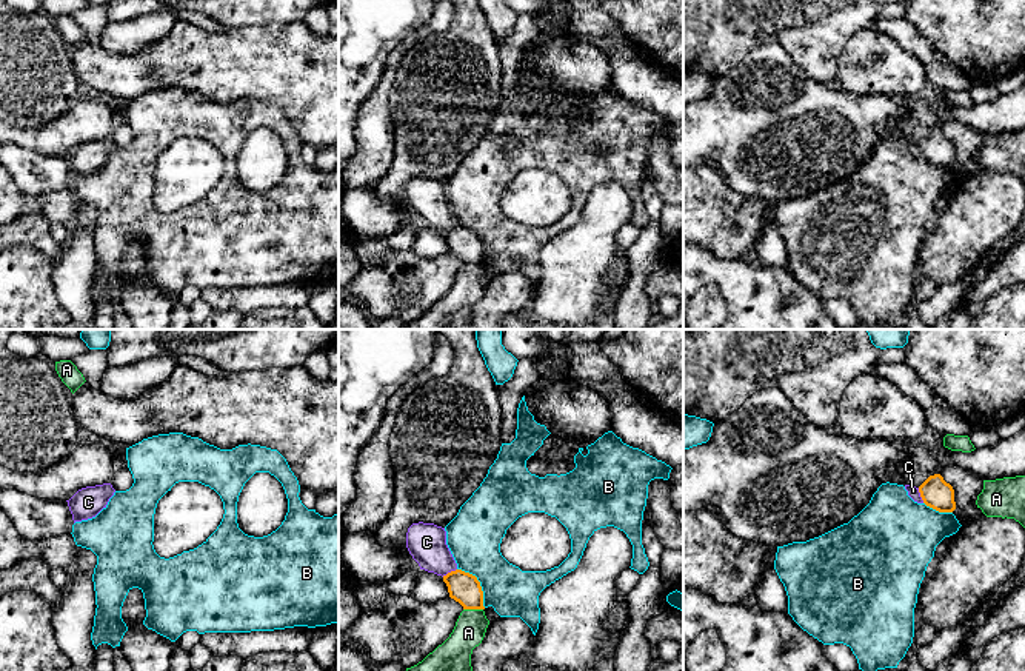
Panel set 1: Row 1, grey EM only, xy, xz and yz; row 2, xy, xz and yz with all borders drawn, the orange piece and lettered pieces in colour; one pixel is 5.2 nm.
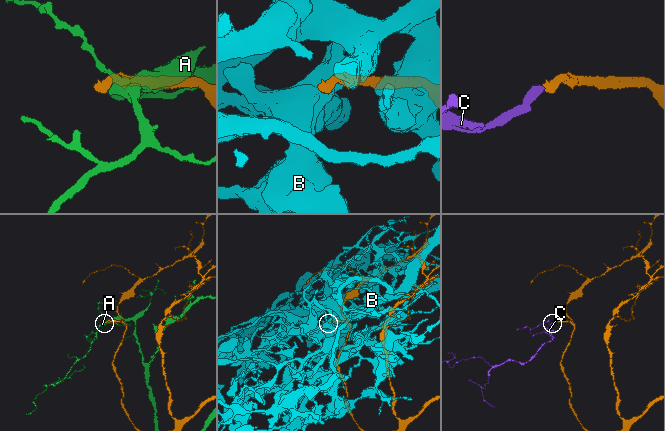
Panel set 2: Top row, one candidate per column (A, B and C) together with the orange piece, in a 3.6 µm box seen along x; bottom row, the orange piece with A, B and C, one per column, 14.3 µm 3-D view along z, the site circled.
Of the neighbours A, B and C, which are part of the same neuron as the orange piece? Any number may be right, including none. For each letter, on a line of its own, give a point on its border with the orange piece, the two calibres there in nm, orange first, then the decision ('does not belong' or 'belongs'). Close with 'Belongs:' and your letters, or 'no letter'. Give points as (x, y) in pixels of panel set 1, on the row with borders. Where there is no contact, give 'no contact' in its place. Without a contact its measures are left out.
A: meets orange in xz at (473, 608); 160 nm thick on the orange side, 160 nm on the other; does not belong
B: meets orange in xz at (479, 584); 160 nm thick on the orange side, 280 nm on the other; does not belong
C: meets orange in yz at (921, 496); 160 nm thick on the orange side, 60 nm on the other; belongs
Belongs: C

